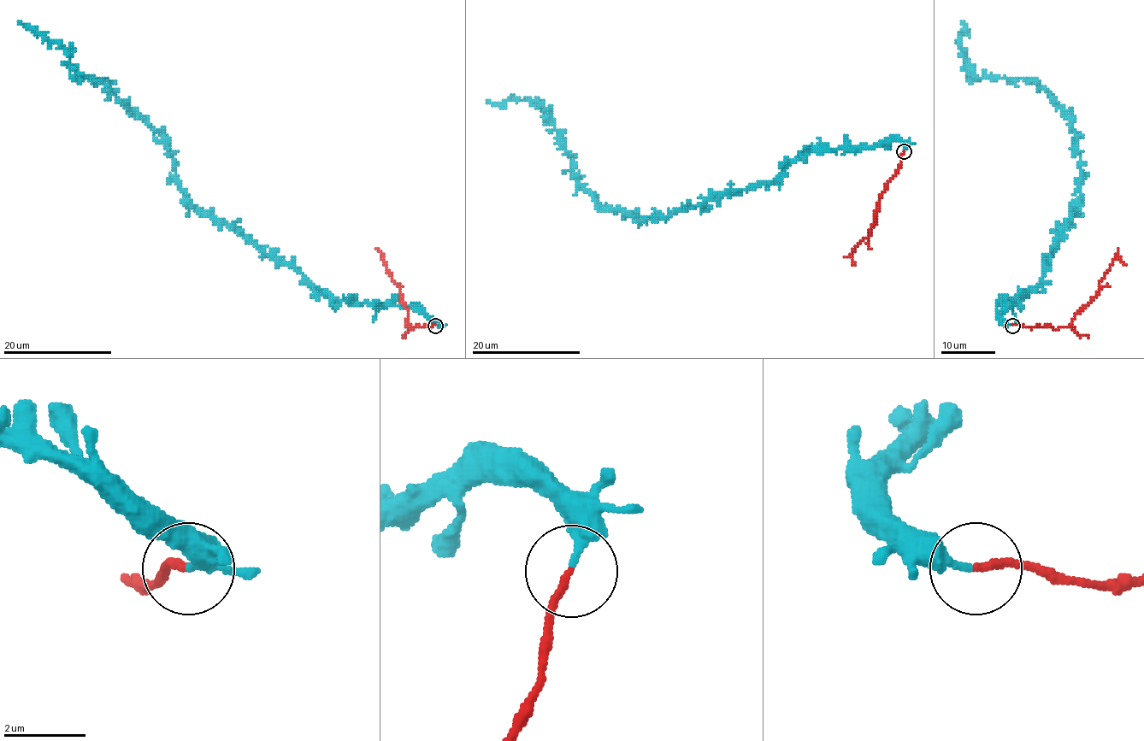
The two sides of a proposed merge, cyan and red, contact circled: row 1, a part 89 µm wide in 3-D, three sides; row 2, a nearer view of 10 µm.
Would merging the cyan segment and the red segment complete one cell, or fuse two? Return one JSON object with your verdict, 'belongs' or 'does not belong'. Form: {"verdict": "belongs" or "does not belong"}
{"verdict": "does not belong"}

